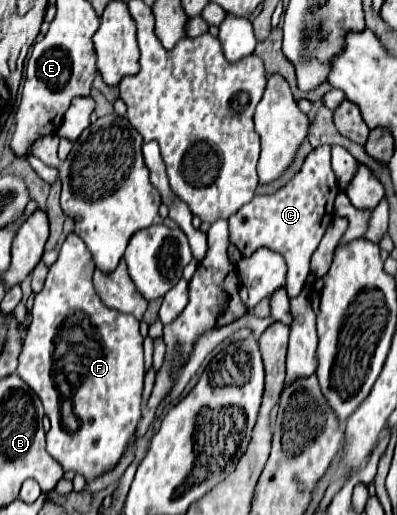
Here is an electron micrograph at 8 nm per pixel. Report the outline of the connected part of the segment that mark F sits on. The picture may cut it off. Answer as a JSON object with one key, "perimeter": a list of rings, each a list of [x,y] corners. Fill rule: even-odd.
{"perimeter":[[[68,233],[64,243],[59,251],[58,259],[56,263],[50,267],[48,271],[48,277],[46,277],[46,283],[42,287],[40,293],[36,293],[34,297],[34,307],[32,307],[32,323],[30,327],[26,329],[26,339],[24,339],[24,345],[22,345],[22,351],[20,351],[20,357],[18,357],[18,369],[16,373],[34,389],[34,393],[42,399],[42,405],[44,405],[44,413],[48,415],[50,419],[50,431],[46,433],[46,451],[62,465],[64,471],[74,471],[74,473],[80,473],[84,475],[88,481],[110,471],[122,457],[128,441],[132,439],[134,431],[136,431],[136,425],[140,421],[140,399],[142,399],[142,385],[144,385],[144,353],[142,353],[142,335],[138,331],[138,321],[134,315],[128,315],[128,313],[122,313],[122,311],[116,311],[116,309],[110,309],[102,303],[102,299],[98,297],[98,293],[94,291],[94,285],[92,285],[92,273],[94,273],[94,261],[92,261],[92,255],[88,251],[84,241],[72,233]]]}

